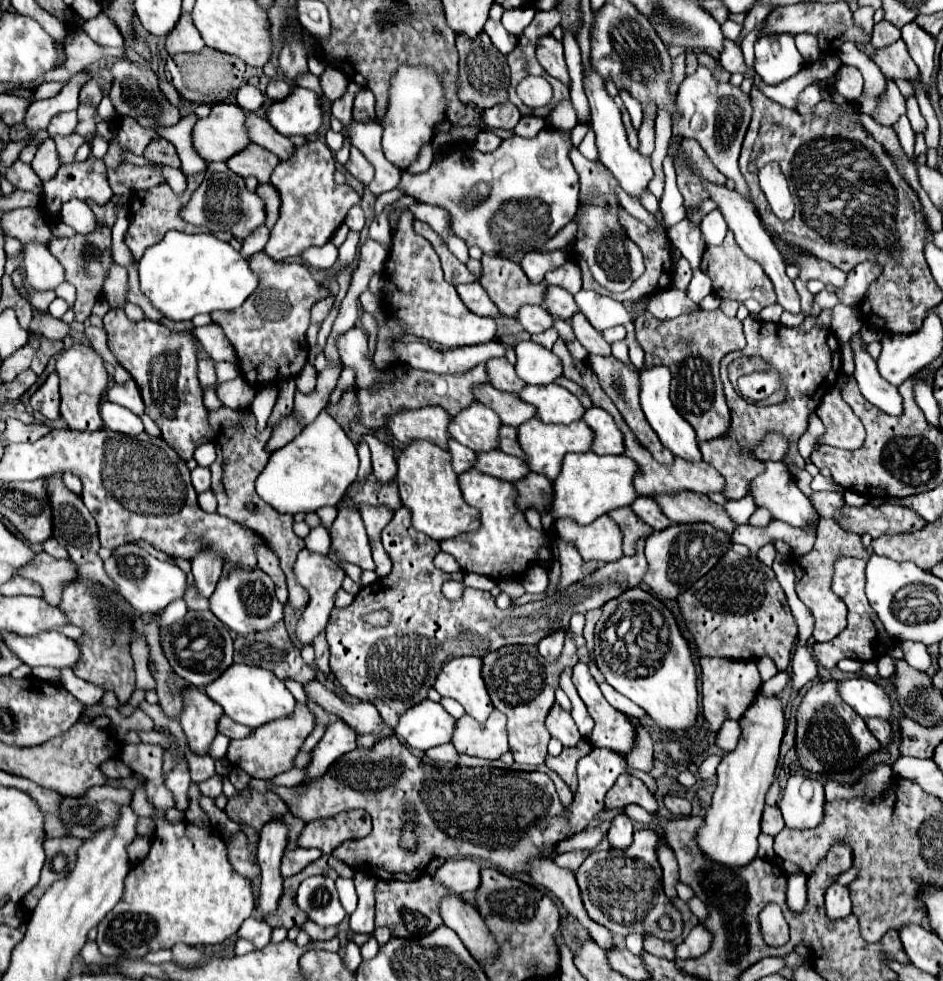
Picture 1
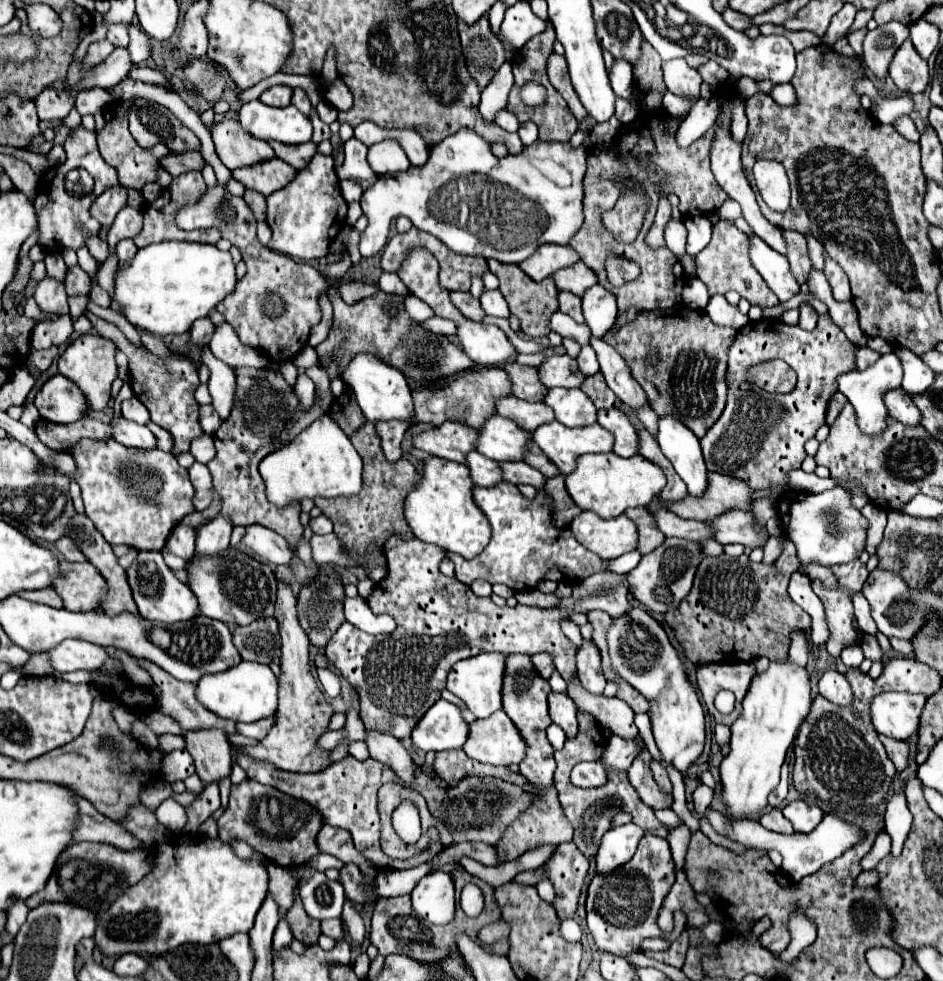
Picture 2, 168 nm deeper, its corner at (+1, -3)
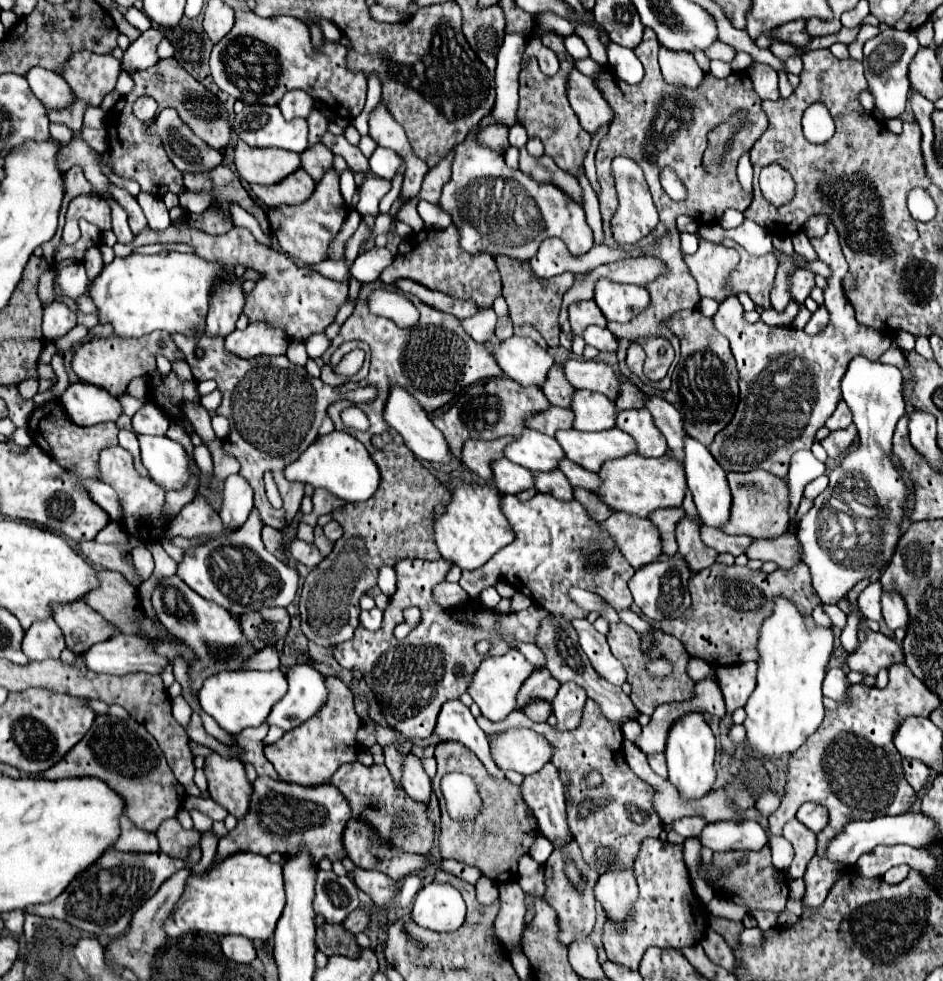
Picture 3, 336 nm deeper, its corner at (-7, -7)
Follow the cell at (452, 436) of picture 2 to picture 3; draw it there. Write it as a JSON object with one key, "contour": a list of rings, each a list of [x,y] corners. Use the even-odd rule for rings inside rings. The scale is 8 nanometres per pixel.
{"contour":[[[501,437],[501,439],[495,439],[495,441],[469,439],[467,443],[463,443],[461,463],[465,467],[469,467],[473,473],[477,473],[481,479],[489,481],[491,479],[489,463],[493,459],[501,459],[503,457],[503,447],[507,443],[511,443],[511,437]]]}

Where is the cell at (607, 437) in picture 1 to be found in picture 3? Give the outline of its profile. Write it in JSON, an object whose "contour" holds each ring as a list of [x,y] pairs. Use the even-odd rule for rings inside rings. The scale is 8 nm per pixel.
{"contour":[[[629,409],[617,413],[617,427],[635,439],[637,453],[641,457],[665,455],[667,443],[661,431],[655,427],[653,417],[647,409]]]}

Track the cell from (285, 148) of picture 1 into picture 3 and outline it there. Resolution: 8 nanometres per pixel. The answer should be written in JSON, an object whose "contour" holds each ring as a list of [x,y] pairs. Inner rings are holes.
{"contour":[[[315,143],[313,147],[309,147],[307,151],[301,153],[301,167],[315,179],[319,181],[323,177],[323,173],[333,165],[333,153],[323,145],[323,143]]]}

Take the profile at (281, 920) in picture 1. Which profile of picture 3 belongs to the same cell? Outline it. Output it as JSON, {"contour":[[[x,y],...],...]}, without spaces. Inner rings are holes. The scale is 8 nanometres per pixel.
{"contour":[[[319,925],[315,945],[325,955],[345,955],[355,957],[359,955],[359,945],[353,941],[353,935],[347,933],[341,925]]]}

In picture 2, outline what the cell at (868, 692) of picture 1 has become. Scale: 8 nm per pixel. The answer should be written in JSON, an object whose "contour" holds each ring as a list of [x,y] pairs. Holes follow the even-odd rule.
{"contour":[[[911,693],[877,695],[871,703],[871,719],[877,733],[891,739],[909,741],[919,731],[925,701],[925,695]]]}

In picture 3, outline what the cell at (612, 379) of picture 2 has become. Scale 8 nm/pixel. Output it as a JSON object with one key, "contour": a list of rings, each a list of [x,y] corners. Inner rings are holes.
{"contour":[[[647,395],[645,409],[649,409],[649,413],[653,415],[653,421],[655,421],[657,429],[665,435],[667,445],[673,451],[673,455],[677,459],[681,459],[685,431],[683,431],[683,421],[681,421],[679,411],[671,403],[667,403],[665,399],[661,399],[657,395]]]}

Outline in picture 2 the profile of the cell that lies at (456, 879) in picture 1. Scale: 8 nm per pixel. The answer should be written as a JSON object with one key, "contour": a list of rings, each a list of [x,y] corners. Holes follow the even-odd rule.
{"contour":[[[431,871],[411,891],[413,913],[433,925],[447,925],[455,915],[455,887],[451,873]]]}

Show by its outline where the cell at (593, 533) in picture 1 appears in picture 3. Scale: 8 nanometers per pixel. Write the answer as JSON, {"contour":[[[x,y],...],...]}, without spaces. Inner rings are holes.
{"contour":[[[613,513],[609,519],[599,523],[601,531],[607,531],[623,557],[635,567],[643,567],[661,555],[659,531],[649,519]]]}

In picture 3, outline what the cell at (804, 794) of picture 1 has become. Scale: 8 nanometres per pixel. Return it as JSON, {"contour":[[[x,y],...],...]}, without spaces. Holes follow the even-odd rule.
{"contour":[[[803,803],[797,811],[797,819],[811,831],[819,833],[827,825],[827,809],[817,803]]]}

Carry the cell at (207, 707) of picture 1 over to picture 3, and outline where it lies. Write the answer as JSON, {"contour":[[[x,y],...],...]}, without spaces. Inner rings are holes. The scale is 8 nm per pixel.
{"contour":[[[211,753],[205,757],[205,777],[209,781],[209,795],[229,813],[241,819],[247,813],[251,783],[245,777],[243,763],[233,757]]]}

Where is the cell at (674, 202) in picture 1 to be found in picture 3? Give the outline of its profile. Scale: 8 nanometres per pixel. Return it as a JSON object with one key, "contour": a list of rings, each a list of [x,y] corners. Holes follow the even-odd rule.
{"contour":[[[681,233],[681,249],[683,249],[683,253],[695,253],[697,251],[697,245],[699,245],[697,235]]]}

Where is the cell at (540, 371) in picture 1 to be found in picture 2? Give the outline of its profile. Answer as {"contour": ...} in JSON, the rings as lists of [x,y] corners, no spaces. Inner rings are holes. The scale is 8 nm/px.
{"contour":[[[555,355],[547,359],[539,367],[539,377],[543,383],[553,389],[553,387],[581,387],[585,381],[585,375],[579,371],[577,361],[569,355]]]}

